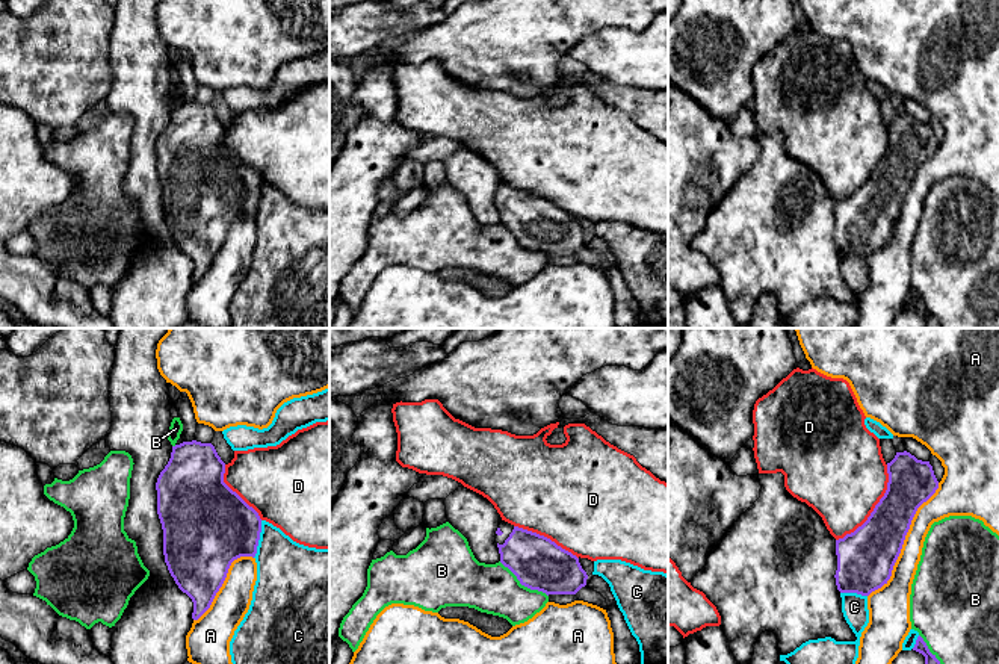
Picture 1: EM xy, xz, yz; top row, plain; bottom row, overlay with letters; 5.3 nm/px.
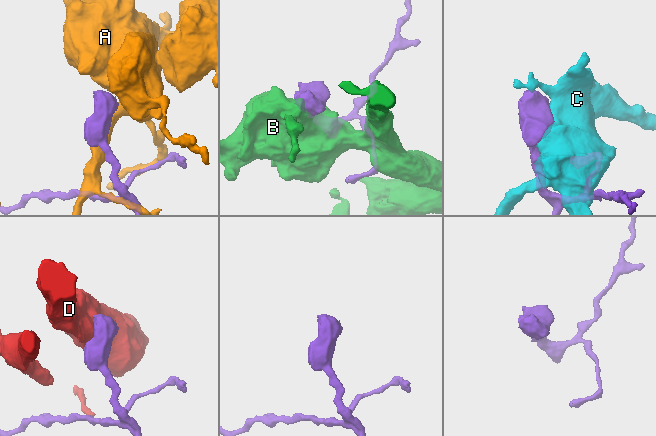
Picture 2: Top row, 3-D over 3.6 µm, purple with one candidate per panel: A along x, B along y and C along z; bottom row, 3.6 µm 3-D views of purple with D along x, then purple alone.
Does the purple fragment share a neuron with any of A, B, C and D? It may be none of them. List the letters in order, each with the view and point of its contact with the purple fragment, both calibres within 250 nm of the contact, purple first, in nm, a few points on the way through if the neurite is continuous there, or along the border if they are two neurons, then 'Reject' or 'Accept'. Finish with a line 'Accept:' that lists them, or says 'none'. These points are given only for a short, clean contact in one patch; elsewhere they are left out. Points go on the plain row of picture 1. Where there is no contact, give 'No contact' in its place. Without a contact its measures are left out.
A: Touches purple at yz (903, 203). Thickness 300 nm (purple) against 140 nm. Reject
B: Touches purple at xz (523, 245). Thickness 280 nm (purple) against 260 nm. Reject
C: Touches purple at xy (259, 200). Thickness 420 nm (purple) against 360 nm. Reject
D: Touches purple at yz (875, 168). Thickness 280 nm (purple) against 480 nm. Reject
Accept: none

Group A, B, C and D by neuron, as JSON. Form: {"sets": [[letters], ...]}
{"sets": [["A"], ["B"], ["C"], ["D"]]}

